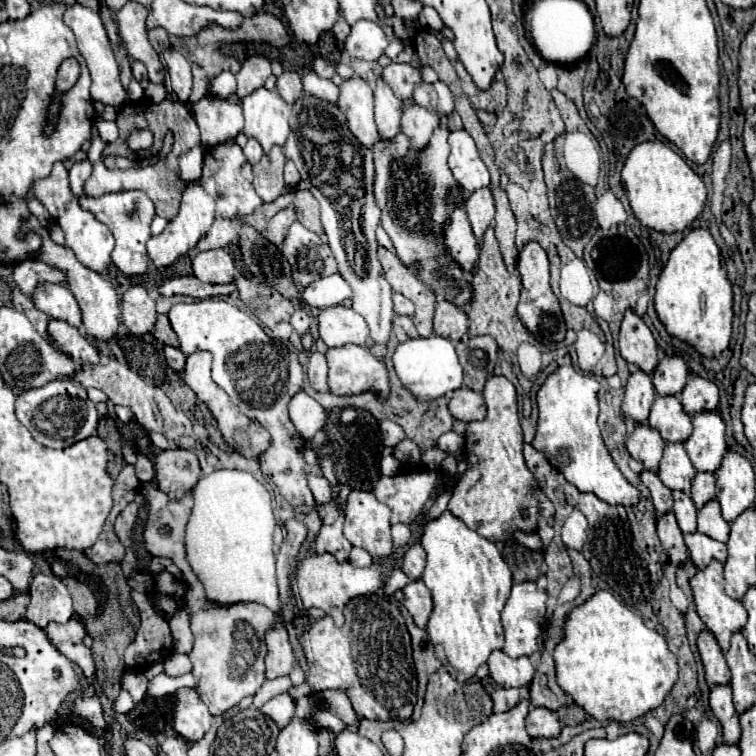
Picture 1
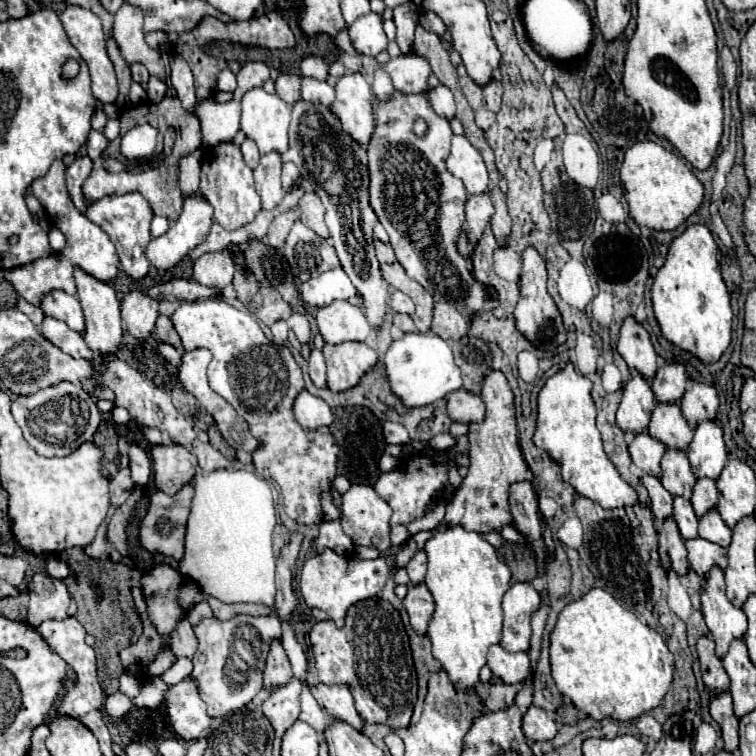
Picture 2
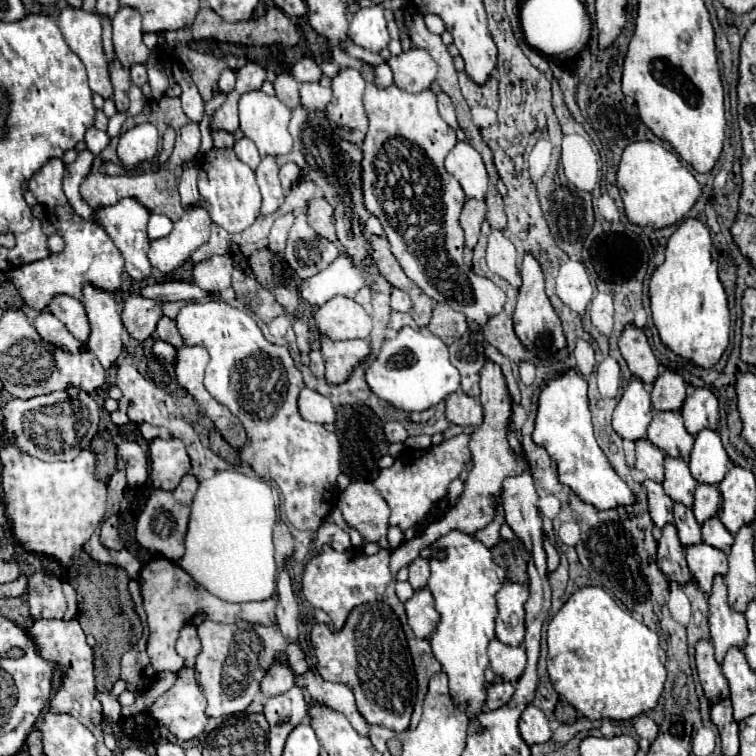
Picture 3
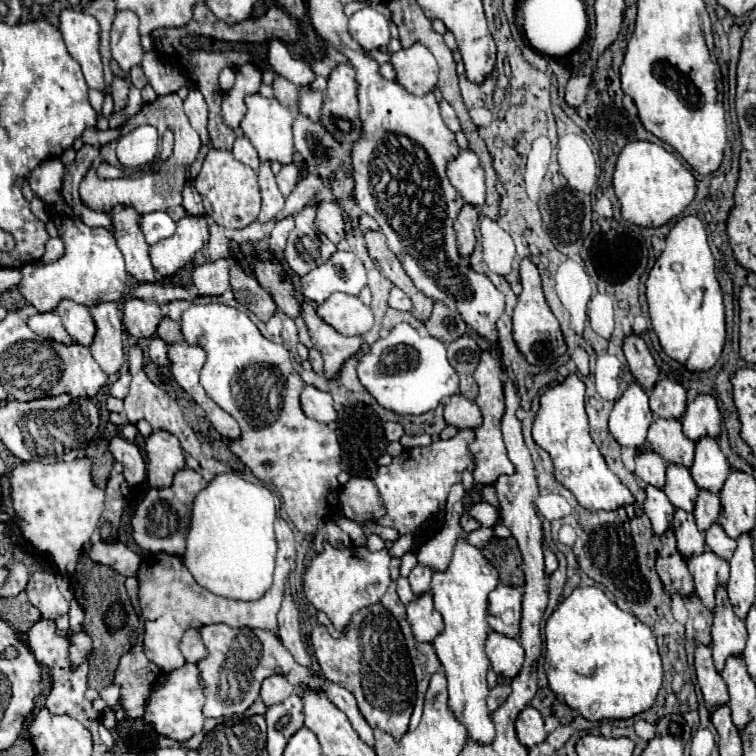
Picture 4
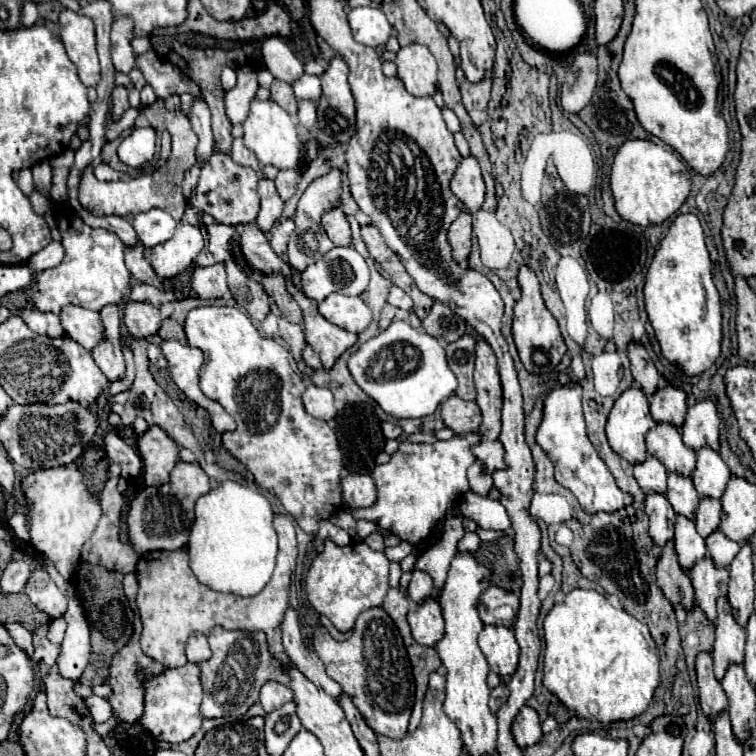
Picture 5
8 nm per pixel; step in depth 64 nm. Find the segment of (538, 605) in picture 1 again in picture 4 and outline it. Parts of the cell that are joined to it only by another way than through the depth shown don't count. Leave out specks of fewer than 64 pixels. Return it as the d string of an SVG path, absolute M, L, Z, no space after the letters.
M498 584L488 594L488 624L492 630L500 634L508 634L516 638L520 630L520 608L522 606L522 592L512 586Z

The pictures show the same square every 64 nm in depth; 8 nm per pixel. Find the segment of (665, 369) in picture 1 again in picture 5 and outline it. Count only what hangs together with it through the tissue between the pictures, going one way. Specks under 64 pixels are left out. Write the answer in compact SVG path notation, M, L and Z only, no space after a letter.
M664 386L652 394L650 414L656 422L680 428L686 420L686 394L680 388Z

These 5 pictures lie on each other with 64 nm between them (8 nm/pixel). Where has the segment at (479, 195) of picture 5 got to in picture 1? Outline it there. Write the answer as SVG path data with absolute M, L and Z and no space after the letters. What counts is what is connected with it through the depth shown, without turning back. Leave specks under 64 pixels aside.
M466 130L450 132L450 156L448 156L448 168L452 170L454 178L460 182L460 186L470 194L478 188L484 188L490 184L488 168L484 166L476 144L472 142L470 134Z

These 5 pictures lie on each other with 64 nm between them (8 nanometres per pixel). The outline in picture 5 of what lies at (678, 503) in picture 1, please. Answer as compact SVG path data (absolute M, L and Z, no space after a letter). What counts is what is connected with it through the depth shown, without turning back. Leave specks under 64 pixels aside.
M676 518L676 536L674 548L678 554L678 564L684 572L690 572L698 560L706 556L706 544L700 534L696 534L696 526L688 518Z

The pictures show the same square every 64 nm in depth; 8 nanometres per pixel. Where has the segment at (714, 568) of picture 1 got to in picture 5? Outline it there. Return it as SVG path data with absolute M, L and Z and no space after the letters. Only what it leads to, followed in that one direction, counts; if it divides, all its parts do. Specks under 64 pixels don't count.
M720 598L718 602L718 618L714 626L716 626L716 642L712 650L714 674L718 680L722 680L730 664L742 664L746 632L740 624L736 624L732 616L732 606L728 604L726 598Z

